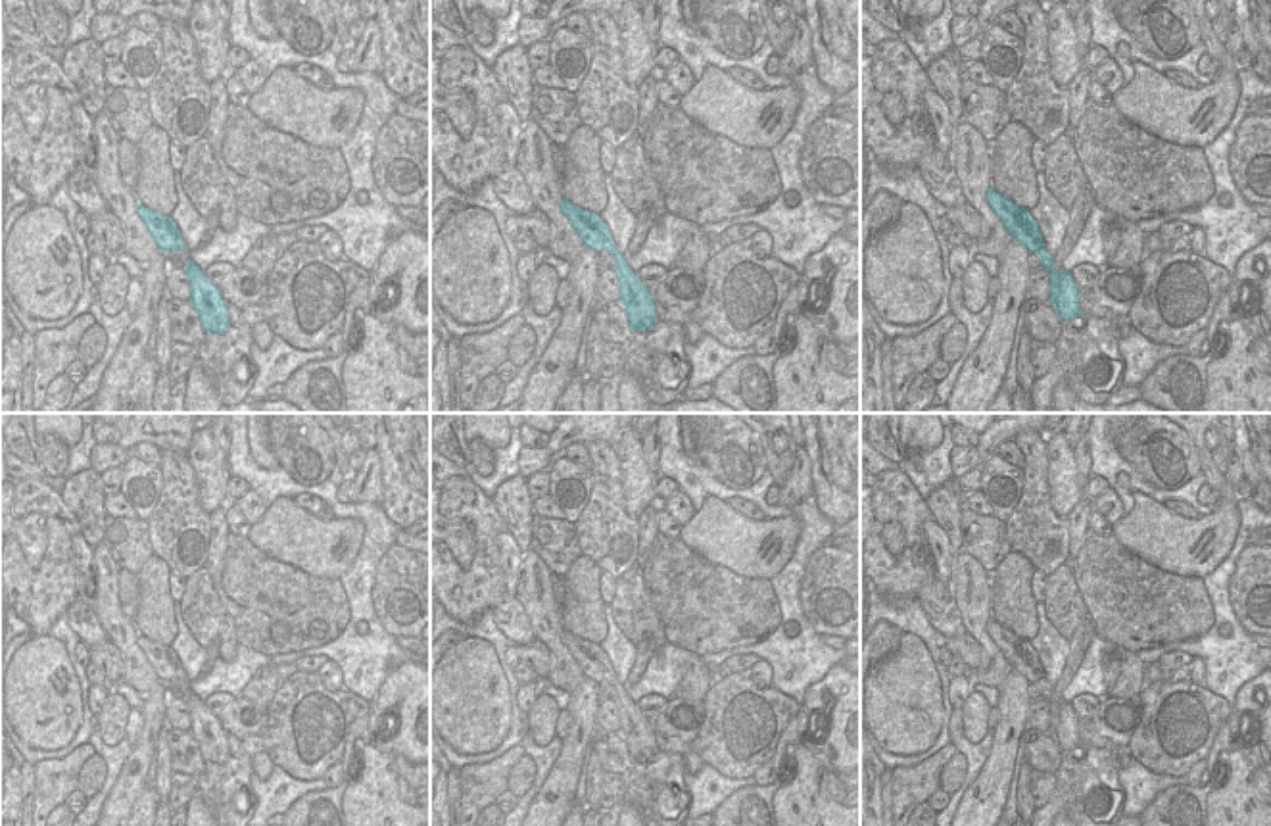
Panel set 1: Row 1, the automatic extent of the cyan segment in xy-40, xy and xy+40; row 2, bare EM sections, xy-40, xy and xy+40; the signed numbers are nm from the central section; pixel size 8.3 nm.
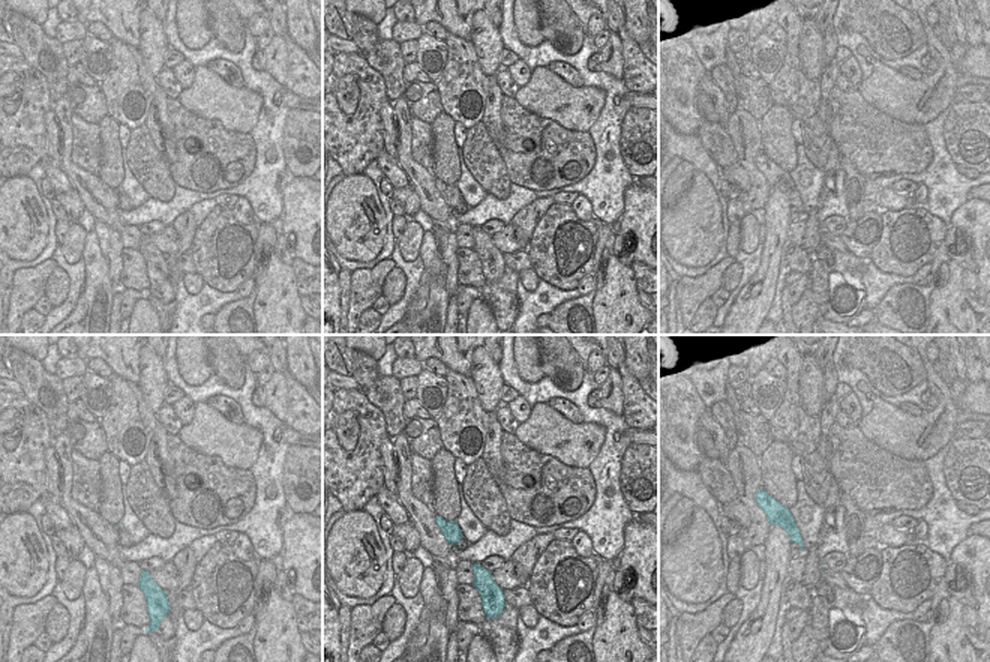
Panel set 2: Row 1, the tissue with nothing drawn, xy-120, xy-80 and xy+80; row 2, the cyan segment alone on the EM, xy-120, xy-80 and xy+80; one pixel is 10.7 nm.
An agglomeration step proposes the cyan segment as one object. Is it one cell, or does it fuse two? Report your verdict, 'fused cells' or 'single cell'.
single cell

